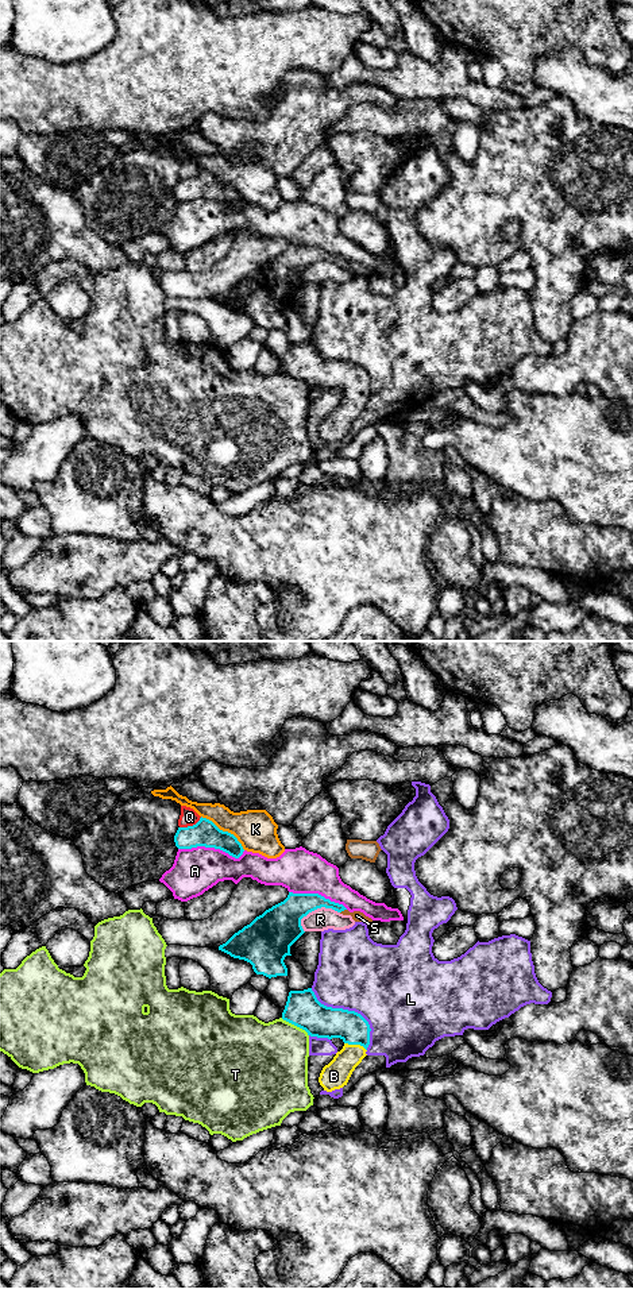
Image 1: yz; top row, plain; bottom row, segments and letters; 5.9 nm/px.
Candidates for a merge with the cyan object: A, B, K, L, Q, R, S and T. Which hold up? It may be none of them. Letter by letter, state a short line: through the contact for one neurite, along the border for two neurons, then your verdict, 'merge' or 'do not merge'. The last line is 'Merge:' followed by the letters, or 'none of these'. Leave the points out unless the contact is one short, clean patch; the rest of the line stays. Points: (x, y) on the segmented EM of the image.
A: do not merge
B: merge
K: do not merge
L: do not merge
Q: yz (201, 817), (195, 824), (180, 828) | do not merge
R: do not merge
S: yz (303, 903), (327, 903), (343, 910), (356, 915) | merge
T: do not merge
Merge: B, S

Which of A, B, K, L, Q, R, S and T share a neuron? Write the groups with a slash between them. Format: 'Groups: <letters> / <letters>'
Groups: A / B S / K / L / Q / R / T

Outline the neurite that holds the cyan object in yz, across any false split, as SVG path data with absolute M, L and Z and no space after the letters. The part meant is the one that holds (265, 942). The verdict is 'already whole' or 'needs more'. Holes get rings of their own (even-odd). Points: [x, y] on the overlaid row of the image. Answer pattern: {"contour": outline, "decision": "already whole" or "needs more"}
{"contour": "M293 894L256 916L250 925L235 933L219 950L252 965L256 975L269 979L287 976L283 962L290 946L305 933L301 919L317 908L332 908L351 915L355 922L371 923L360 911L350 912L343 904L331 902L319 894Z", "decision": "needs more"}

